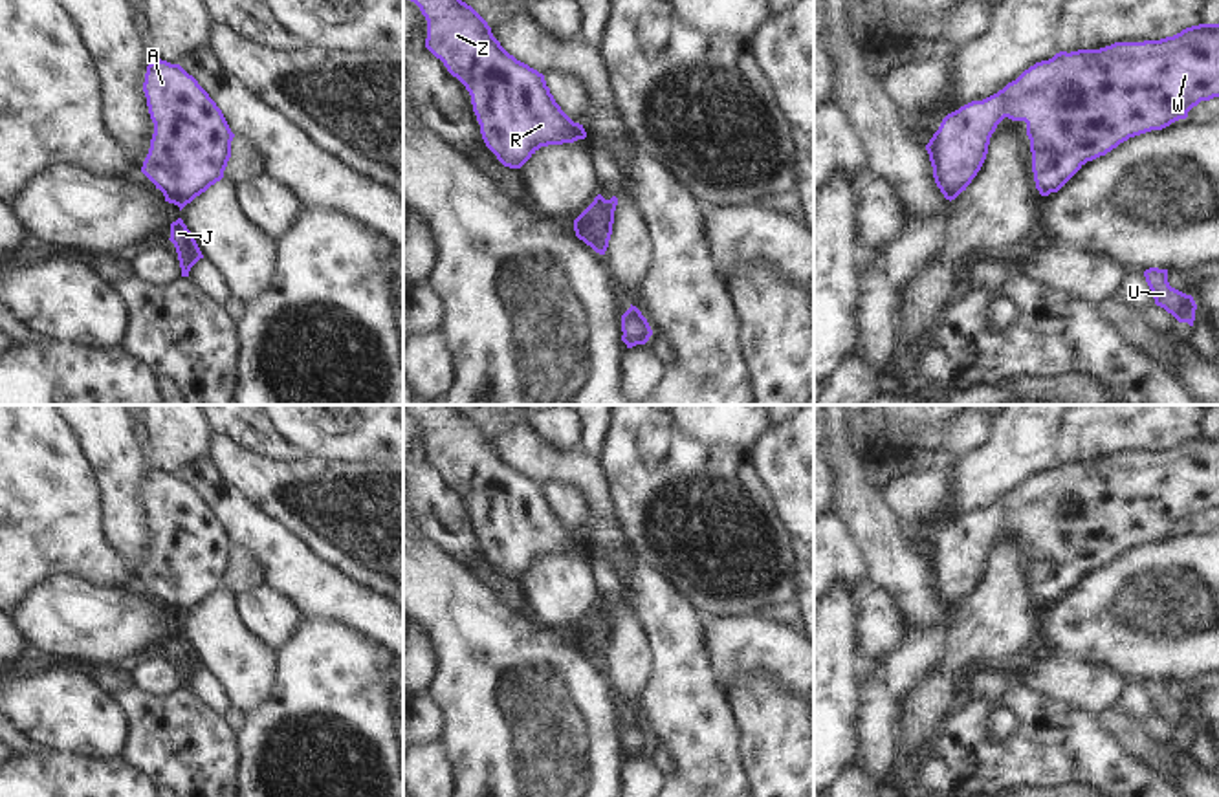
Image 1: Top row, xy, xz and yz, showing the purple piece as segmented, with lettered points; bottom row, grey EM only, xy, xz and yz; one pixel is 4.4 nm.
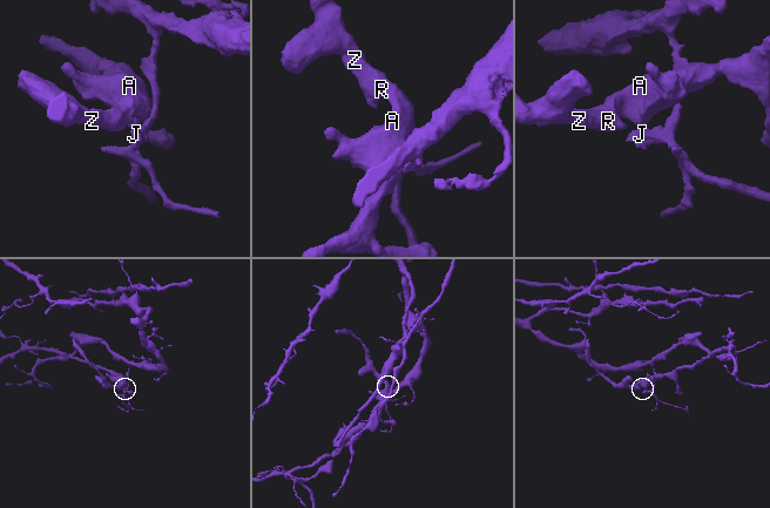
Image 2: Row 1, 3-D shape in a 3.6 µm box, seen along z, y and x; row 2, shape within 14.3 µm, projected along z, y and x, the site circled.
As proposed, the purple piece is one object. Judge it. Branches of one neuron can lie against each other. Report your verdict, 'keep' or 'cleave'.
cleave

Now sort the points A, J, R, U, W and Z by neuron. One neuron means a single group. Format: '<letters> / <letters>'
A R W Z / J U

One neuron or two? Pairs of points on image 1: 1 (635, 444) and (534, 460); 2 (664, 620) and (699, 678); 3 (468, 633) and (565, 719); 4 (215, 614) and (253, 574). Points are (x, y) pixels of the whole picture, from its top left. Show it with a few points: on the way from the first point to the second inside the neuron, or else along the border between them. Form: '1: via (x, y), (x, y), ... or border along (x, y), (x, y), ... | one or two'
1: border along (600, 458), (614, 499) | two
2: via (679, 634), (684, 664) | one
3: via (492, 656), (541, 702) | one
4: border along (222, 589), (235, 596) | two

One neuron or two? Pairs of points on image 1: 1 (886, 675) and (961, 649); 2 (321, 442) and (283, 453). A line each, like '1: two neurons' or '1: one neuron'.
1: two neurons
2: two neurons

